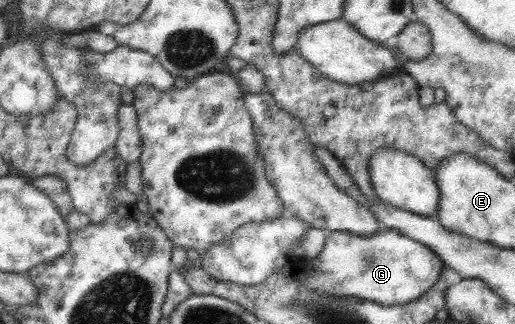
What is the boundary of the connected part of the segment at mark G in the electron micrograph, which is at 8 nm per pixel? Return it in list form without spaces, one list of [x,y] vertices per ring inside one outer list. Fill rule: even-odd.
[[[394,229],[378,230],[367,237],[346,231],[332,231],[325,238],[320,254],[311,262],[311,270],[303,274],[305,287],[310,290],[321,295],[354,297],[386,306],[403,305],[420,298],[438,282],[444,269],[443,262],[425,244]]]

